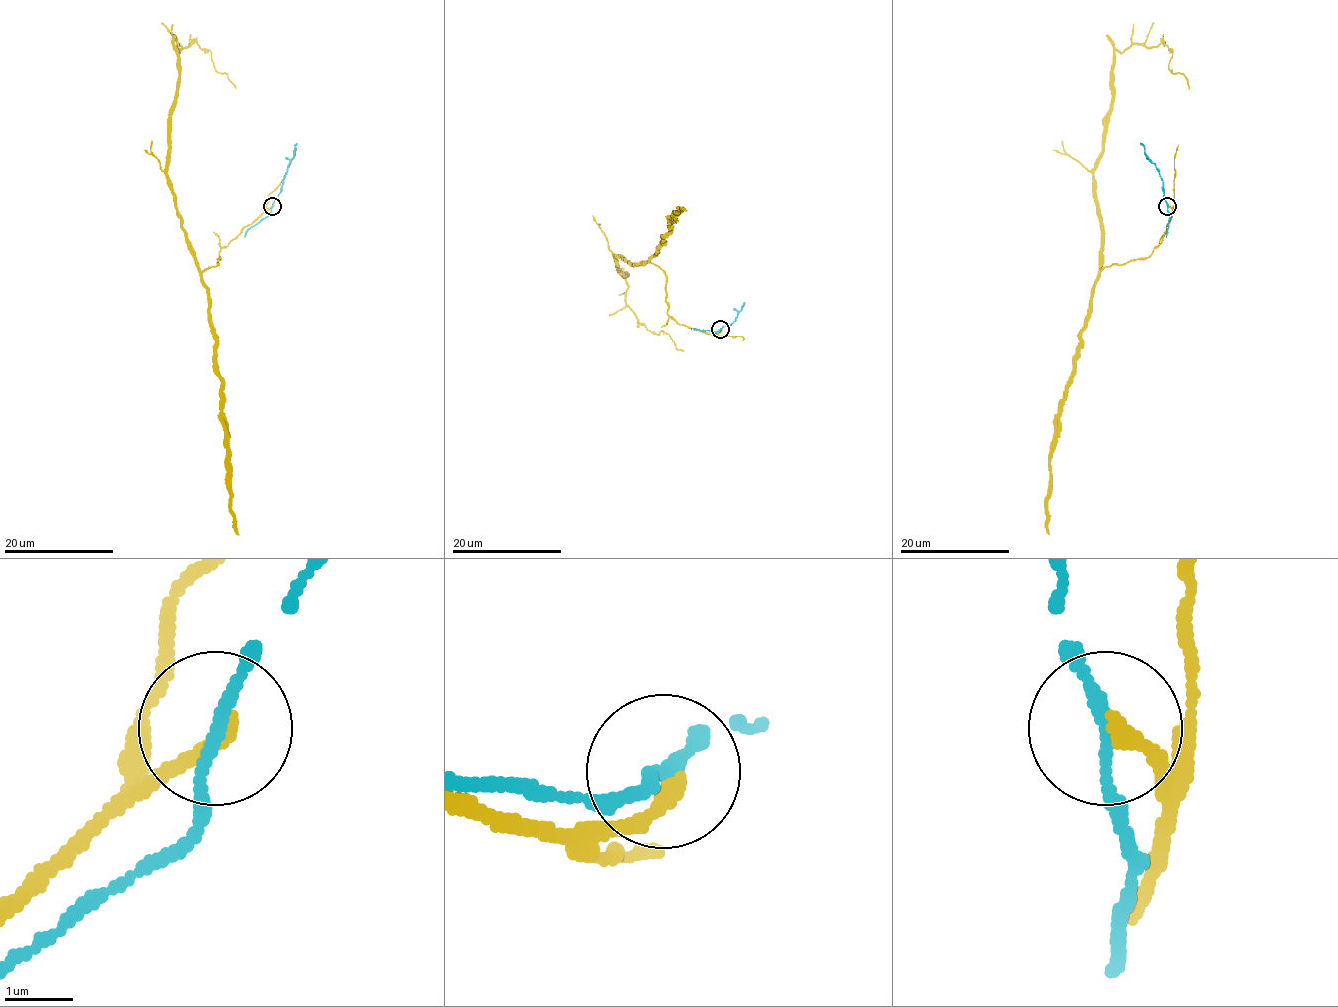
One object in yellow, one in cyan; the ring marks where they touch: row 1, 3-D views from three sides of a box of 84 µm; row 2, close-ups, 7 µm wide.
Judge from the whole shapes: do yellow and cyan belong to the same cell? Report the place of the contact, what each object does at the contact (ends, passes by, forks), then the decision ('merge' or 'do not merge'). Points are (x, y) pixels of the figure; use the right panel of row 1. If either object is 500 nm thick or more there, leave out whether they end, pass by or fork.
(1167, 206) | yellow ends | cyan passes by | do not merge

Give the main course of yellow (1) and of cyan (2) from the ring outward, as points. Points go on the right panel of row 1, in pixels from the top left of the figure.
1: (1168, 206), (1172, 217), (1152, 252), (1100, 270), (1094, 174), (1113, 54), (1163, 43), (1169, 70), (1189, 88)
2: (1168, 206), (1159, 172), (1140, 143)

